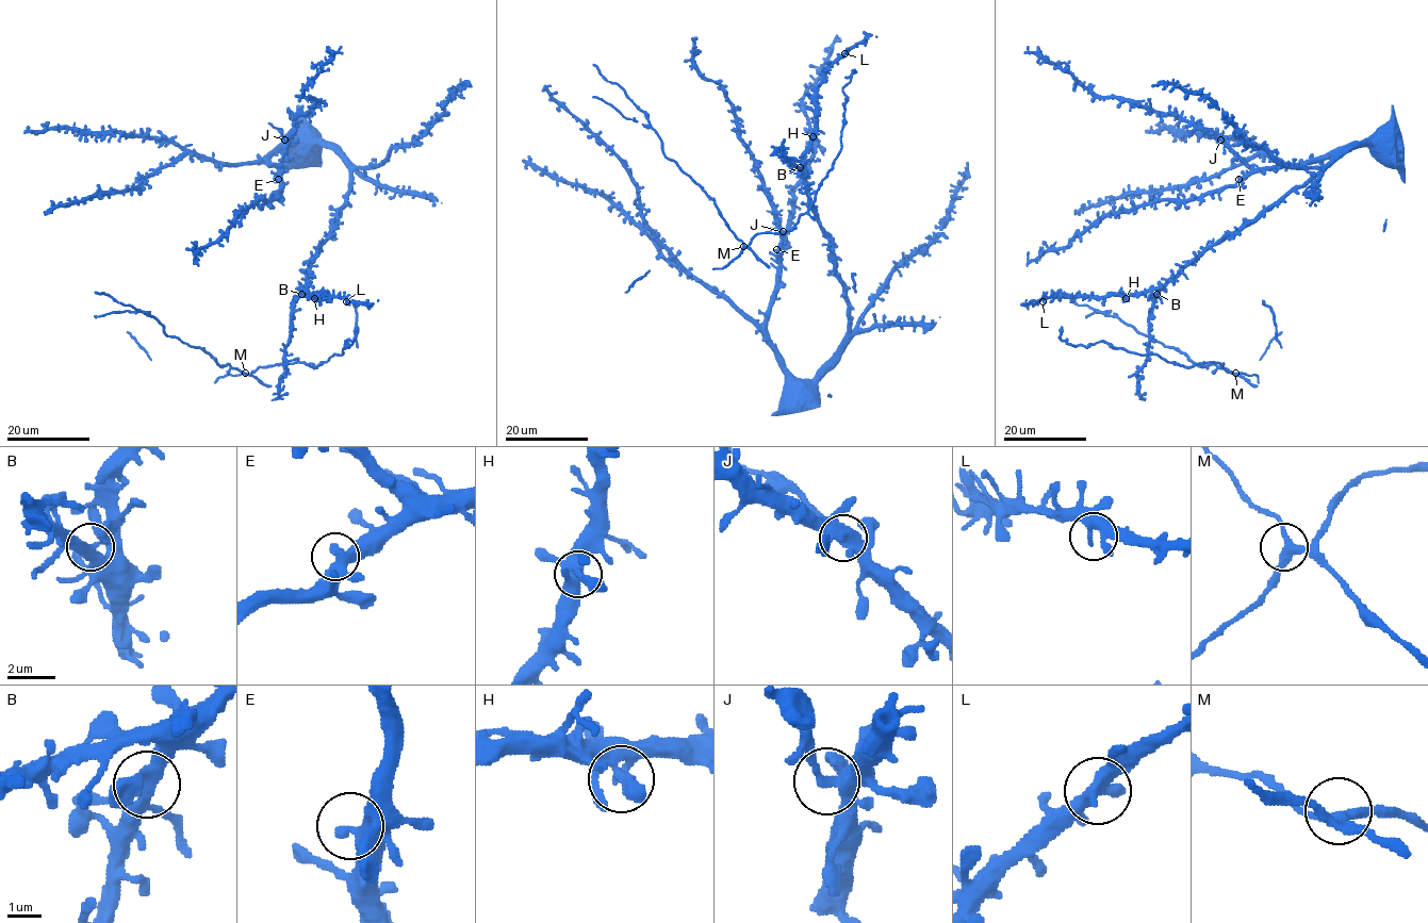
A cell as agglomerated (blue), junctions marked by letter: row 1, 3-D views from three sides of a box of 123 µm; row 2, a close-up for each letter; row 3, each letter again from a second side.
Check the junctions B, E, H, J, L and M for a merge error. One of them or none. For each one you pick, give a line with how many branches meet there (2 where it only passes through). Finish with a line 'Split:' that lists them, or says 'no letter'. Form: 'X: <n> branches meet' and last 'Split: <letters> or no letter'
J: 3 branches meet
Split: J

